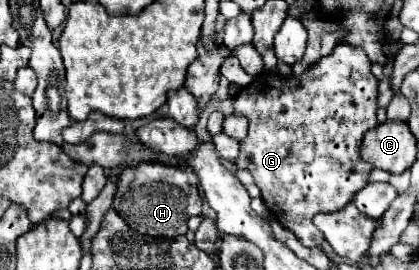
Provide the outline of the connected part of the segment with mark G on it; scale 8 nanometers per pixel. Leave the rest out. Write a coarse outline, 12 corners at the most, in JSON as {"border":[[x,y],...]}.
{"border":[[337,44],[305,78],[233,98],[235,162],[303,246],[369,182],[369,58]]}

